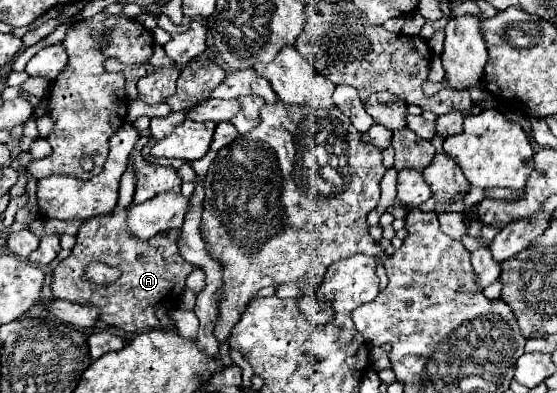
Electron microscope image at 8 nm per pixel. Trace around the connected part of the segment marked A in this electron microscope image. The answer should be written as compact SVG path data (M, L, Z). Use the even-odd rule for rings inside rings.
M117 205L111 215L83 221L71 255L63 259L53 271L51 293L55 299L97 307L101 321L105 321L109 327L123 329L125 333L173 327L173 319L169 317L169 313L175 309L185 289L187 275L197 269L197 265L189 265L179 255L179 235L179 230L172 229L158 233L151 239L137 239L127 229L127 209ZM89 261L119 265L123 275L117 283L109 287L89 285L83 279L83 269Z

